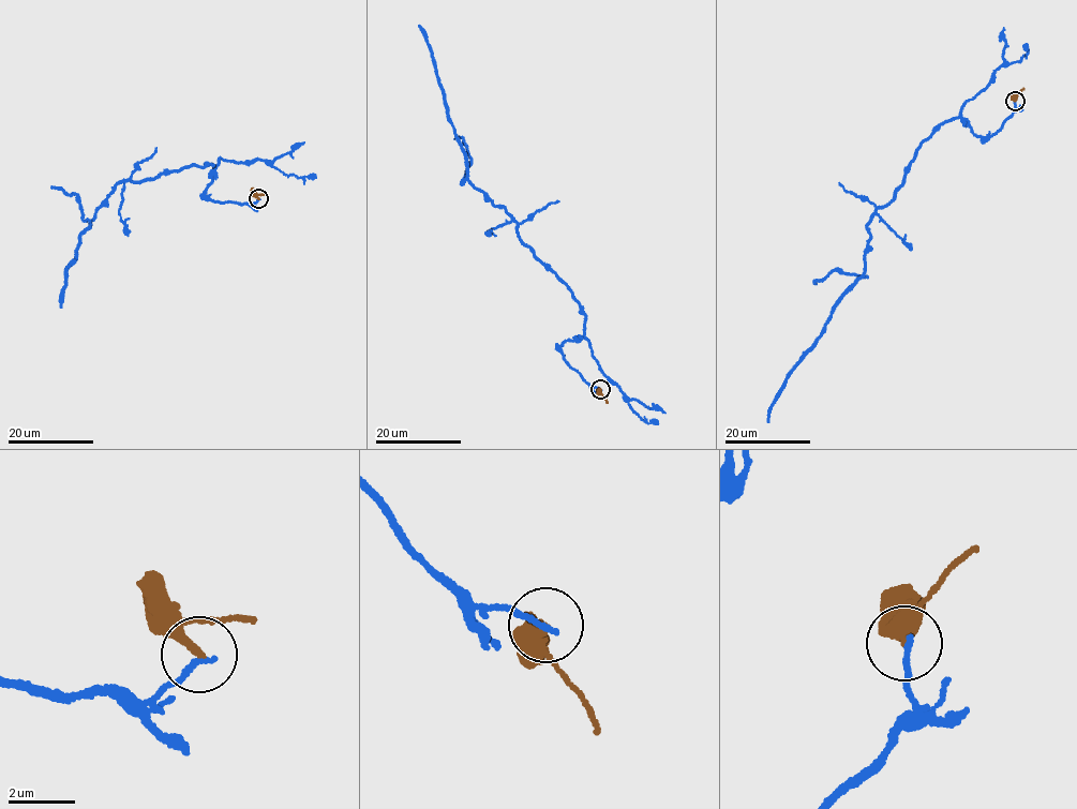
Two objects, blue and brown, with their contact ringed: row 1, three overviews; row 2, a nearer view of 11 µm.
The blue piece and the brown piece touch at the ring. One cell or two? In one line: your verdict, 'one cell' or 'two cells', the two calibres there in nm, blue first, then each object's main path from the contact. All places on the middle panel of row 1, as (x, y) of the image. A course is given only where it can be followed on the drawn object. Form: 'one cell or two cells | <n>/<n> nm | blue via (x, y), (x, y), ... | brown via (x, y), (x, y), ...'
two cells | 180/260 nm | blue via (600, 389), (561, 349), (583, 335), (585, 313), (571, 290), (521, 240), (503, 207), (468, 181), (419, 25) | brown via (600, 389), (608, 403)

